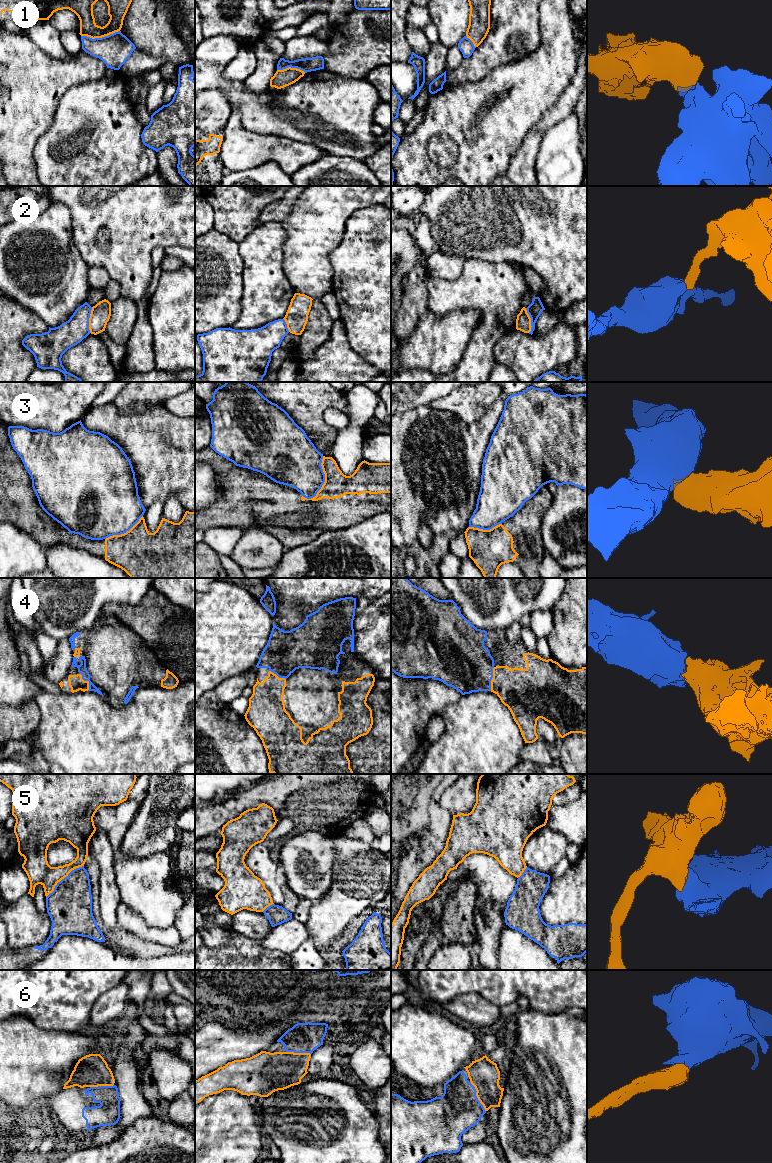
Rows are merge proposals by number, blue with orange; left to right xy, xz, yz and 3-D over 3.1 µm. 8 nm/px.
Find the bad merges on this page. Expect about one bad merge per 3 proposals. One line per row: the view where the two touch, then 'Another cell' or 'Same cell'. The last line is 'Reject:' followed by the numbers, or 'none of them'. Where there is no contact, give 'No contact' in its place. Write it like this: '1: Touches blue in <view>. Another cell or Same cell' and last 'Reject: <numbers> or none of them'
1: Touches blue in xy. Another cell
2: Touches blue in xy. Another cell
3: Touches blue in xz. Another cell
4: Touches blue in yz. Same cell
5: Touches blue in xy. Another cell
6: Touches blue in yz. Same cell
Reject: 1, 2, 3, 5

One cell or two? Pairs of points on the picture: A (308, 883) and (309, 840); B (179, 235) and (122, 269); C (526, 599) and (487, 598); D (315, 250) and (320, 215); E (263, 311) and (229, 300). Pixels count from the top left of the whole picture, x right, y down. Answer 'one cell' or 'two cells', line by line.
A: one cell
B: one cell
C: one cell
D: one cell
E: two cells

